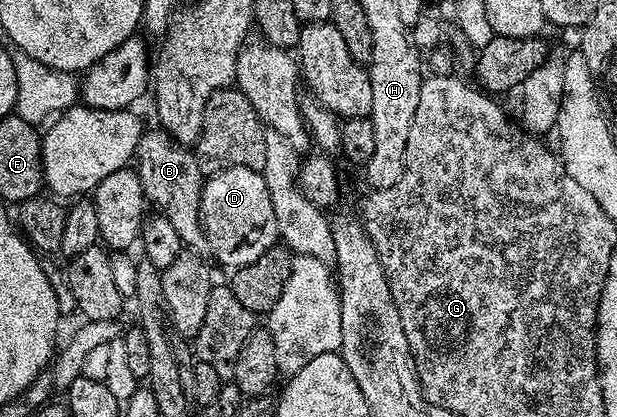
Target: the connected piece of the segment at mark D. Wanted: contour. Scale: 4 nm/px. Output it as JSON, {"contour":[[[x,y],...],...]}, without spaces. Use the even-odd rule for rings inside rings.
{"contour":[[[232,167],[225,169],[219,173],[207,176],[202,187],[202,228],[206,234],[206,244],[209,252],[214,252],[214,257],[222,265],[227,265],[230,271],[244,267],[248,263],[256,263],[256,259],[260,259],[260,255],[264,255],[264,251],[275,248],[279,244],[278,224],[276,223],[276,211],[272,211],[272,195],[268,191],[268,183],[262,178],[261,172],[248,167]]]}

